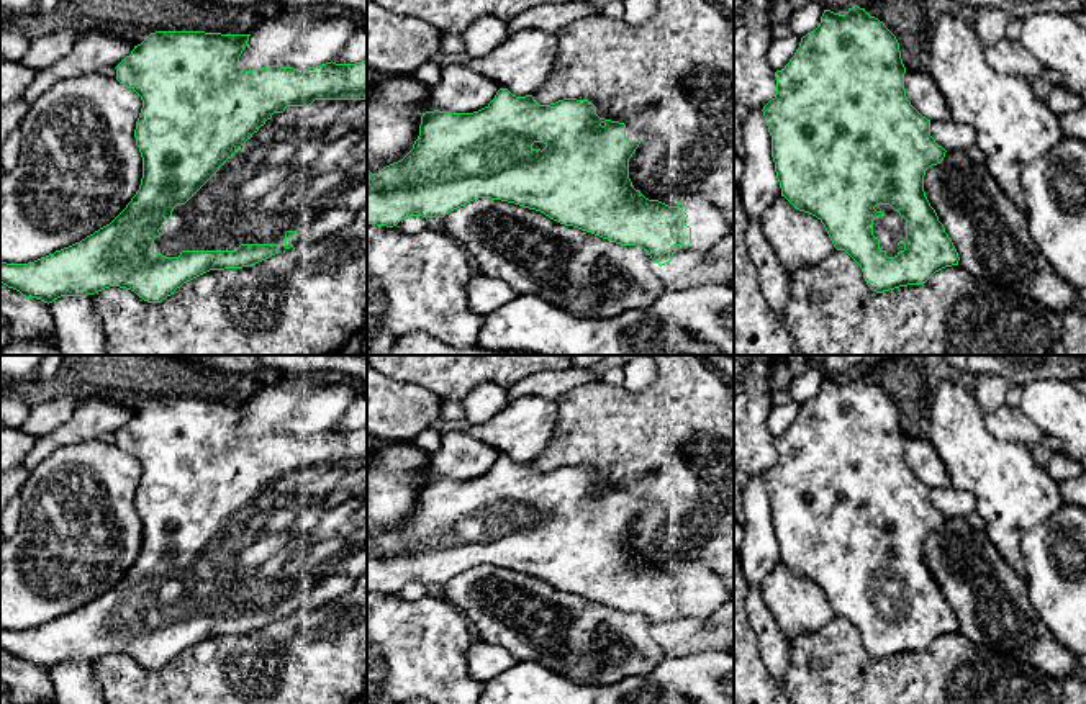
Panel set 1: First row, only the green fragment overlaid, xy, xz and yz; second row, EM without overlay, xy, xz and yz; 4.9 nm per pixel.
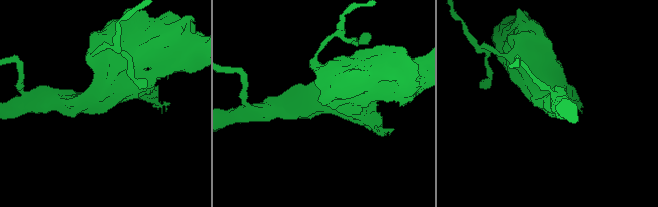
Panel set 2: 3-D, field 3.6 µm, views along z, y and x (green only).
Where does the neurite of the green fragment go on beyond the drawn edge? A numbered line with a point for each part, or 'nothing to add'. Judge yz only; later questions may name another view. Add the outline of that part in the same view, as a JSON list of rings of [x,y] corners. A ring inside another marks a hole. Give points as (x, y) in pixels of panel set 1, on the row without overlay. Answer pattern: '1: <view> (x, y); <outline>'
1: yz (890, 596); [[[876,571],[875,576],[885,581],[873,586],[873,602],[880,606],[880,616],[894,624],[904,617],[906,586],[889,571]]]

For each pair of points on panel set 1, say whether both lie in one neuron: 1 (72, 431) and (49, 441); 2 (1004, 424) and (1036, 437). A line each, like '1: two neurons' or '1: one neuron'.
1: one neuron
2: one neuron

